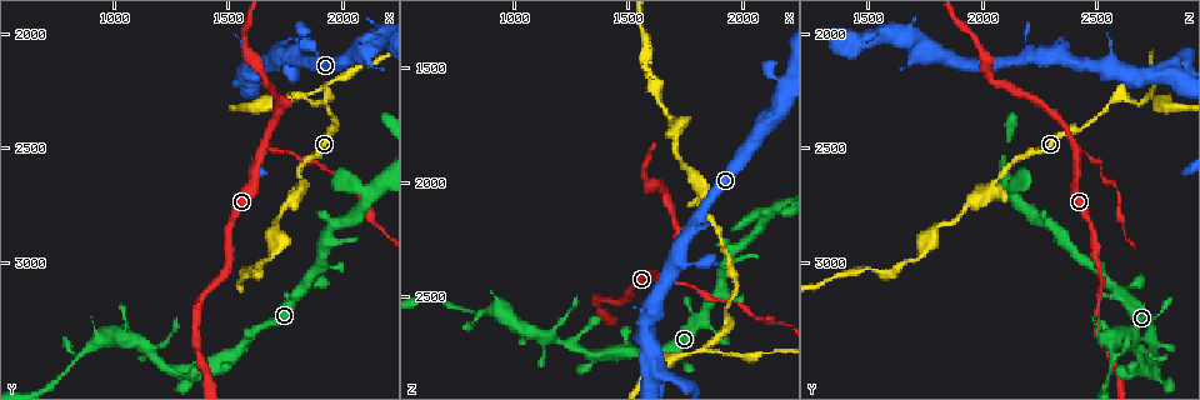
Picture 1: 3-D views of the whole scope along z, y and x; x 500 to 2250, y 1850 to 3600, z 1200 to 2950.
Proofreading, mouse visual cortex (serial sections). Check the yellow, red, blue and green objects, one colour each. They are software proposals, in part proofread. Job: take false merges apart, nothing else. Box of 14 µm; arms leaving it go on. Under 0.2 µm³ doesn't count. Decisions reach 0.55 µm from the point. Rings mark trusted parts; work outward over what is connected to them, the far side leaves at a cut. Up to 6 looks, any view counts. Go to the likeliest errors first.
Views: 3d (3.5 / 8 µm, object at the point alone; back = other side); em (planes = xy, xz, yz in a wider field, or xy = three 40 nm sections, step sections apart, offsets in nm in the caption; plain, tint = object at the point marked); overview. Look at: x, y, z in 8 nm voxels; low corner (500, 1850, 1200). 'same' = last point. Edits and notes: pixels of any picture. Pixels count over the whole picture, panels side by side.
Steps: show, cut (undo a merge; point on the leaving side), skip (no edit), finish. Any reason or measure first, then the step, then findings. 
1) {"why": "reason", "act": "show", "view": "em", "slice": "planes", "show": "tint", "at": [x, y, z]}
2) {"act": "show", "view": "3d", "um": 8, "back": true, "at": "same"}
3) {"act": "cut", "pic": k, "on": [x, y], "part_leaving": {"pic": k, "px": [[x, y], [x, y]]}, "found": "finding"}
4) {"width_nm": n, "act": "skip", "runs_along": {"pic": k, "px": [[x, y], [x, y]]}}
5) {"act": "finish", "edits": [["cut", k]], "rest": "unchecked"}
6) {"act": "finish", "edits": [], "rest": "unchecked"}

{"why": "three-way junction", "act": "show", "view": "3d", "um": 3.5, "at": [1850, 2270, 2720]}

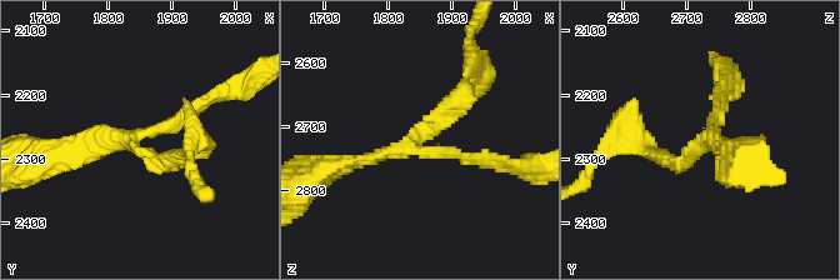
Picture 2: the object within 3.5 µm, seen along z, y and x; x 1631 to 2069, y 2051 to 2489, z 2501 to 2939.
{"act": "show", "view": "em", "slice": "xy", "step": 5, "show": "tint", "at": [1840, 2270, 2735]}

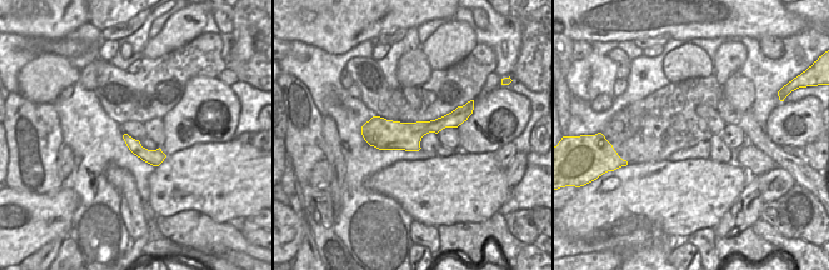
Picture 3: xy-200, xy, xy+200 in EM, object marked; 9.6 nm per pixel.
{"arms": 3, "arm_widths_nm": [150, 150, 200], "act": "skip", "runs_along": {"pic": 3, "px": [[463, 116], [414, 131], [364, 131]]}, "found": "continuous, no second cell"}

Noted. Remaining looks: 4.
{"why": "three arms meet", "act": "show", "view": "3d", "um": 8, "at": [1650, 2500, 2410]}

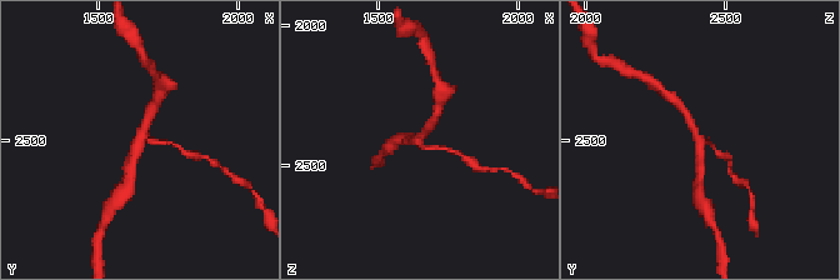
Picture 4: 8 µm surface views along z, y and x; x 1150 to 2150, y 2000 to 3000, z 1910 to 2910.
{"arms": 3, "arm_widths_nm": [100, 250, 250], "why": "now the EM", "act": "show", "view": "em", "slice": "xy", "step": 1, "show": "tint", "at": [1650, 2510, 2420]}

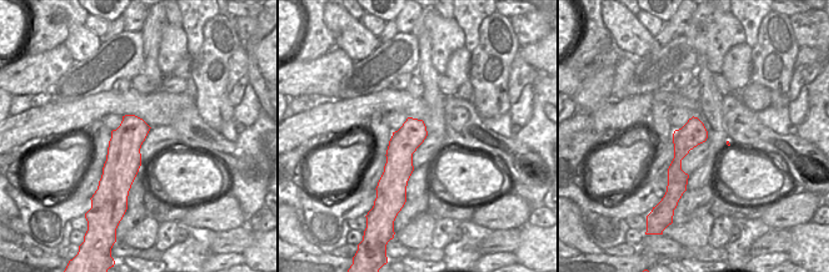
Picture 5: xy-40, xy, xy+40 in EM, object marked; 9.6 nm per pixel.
{"act": "cut", "pic": 4, "on": [469, 160], "part_leaving": {"pic": 4, "px": [[424, 148], [448, 149], [471, 163]]}, "found": "two cells meet here"}

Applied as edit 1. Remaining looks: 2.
{"act": "finish", "edits": [["cut", 4]], "rest": "unchecked"}

